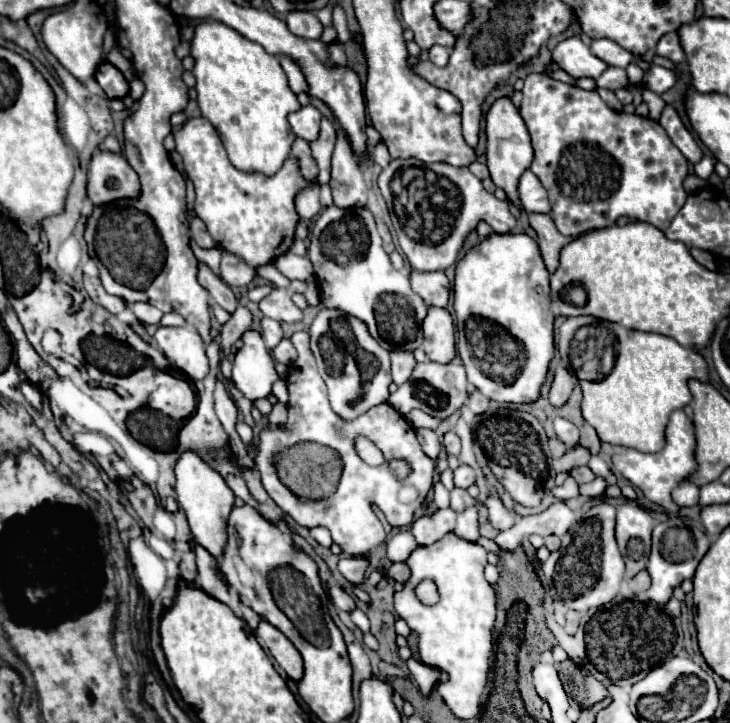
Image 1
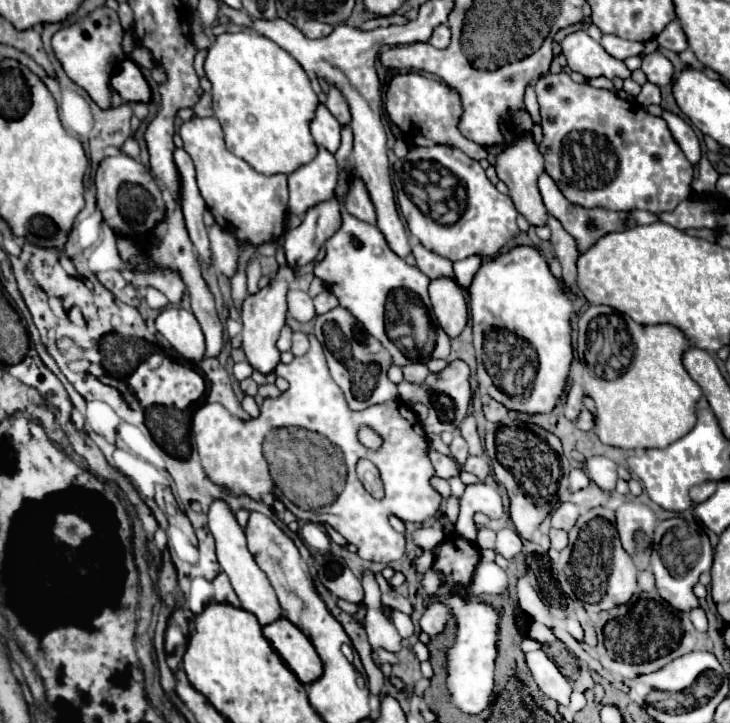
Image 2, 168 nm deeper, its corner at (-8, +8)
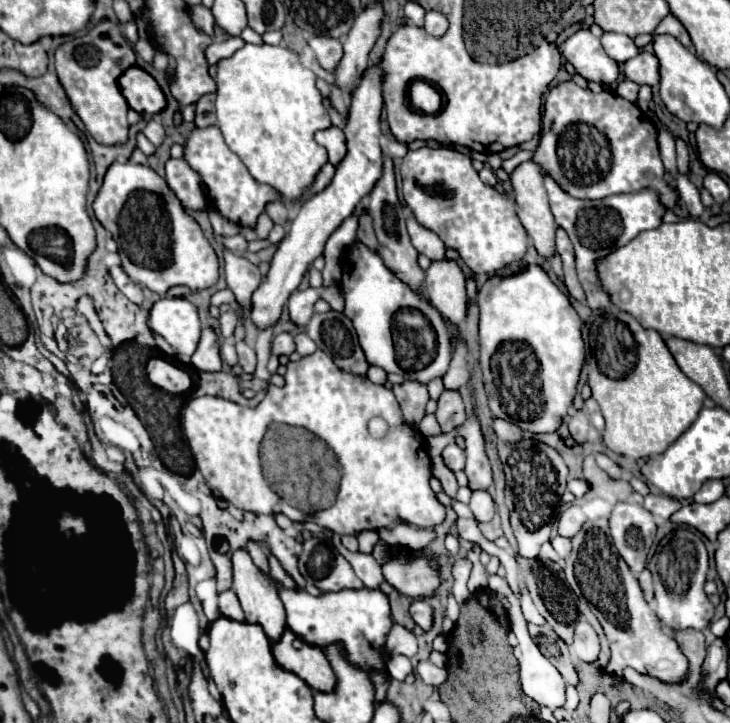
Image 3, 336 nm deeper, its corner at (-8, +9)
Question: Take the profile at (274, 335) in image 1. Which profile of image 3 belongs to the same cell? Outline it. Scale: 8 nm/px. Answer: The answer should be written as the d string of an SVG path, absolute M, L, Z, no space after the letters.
M288 332L278 334L274 338L274 342L272 342L272 354L276 354L276 356L280 356L280 354L290 356L292 352L294 352L294 338Z

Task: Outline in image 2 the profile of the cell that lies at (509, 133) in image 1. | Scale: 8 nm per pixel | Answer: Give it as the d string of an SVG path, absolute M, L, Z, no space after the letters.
M532 135L518 137L510 147L506 147L498 155L498 159L496 159L496 173L498 173L498 179L508 185L508 195L514 201L516 211L522 213L524 219L530 225L534 225L534 227L546 225L548 213L546 213L546 207L544 207L542 197L540 197L540 191L538 191L538 183L536 183L536 179L544 173L544 157L540 155L538 147L534 145Z

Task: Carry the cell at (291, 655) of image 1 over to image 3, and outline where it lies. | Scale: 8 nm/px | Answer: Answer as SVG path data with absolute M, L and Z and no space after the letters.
M284 630L278 642L272 642L274 660L288 672L300 676L312 690L330 692L334 690L336 676L332 672L330 662L318 646L304 642L292 630Z

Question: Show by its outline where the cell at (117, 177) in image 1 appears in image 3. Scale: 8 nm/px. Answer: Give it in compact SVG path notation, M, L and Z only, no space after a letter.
M112 162L92 208L98 222L116 240L122 268L136 284L158 294L166 294L172 286L202 290L216 284L218 258L212 246L194 218L176 202L166 180L152 168L134 162Z

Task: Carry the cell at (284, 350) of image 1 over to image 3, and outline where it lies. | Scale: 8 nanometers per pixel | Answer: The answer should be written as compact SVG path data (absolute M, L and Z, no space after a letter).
M296 334L294 336L294 342L296 342L296 352L300 354L300 356L308 356L308 354L312 354L318 346L312 342L312 338L308 336L308 334Z

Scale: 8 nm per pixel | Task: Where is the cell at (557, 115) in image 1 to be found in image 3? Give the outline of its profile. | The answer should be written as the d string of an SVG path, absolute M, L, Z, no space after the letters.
M572 80L560 82L546 92L542 114L542 138L534 152L534 162L542 166L542 172L552 176L556 184L574 198L600 200L614 194L628 194L652 188L664 208L672 210L678 202L678 192L666 182L666 170L658 148L658 130L652 120L634 104L612 92L594 94L588 88L576 86Z

